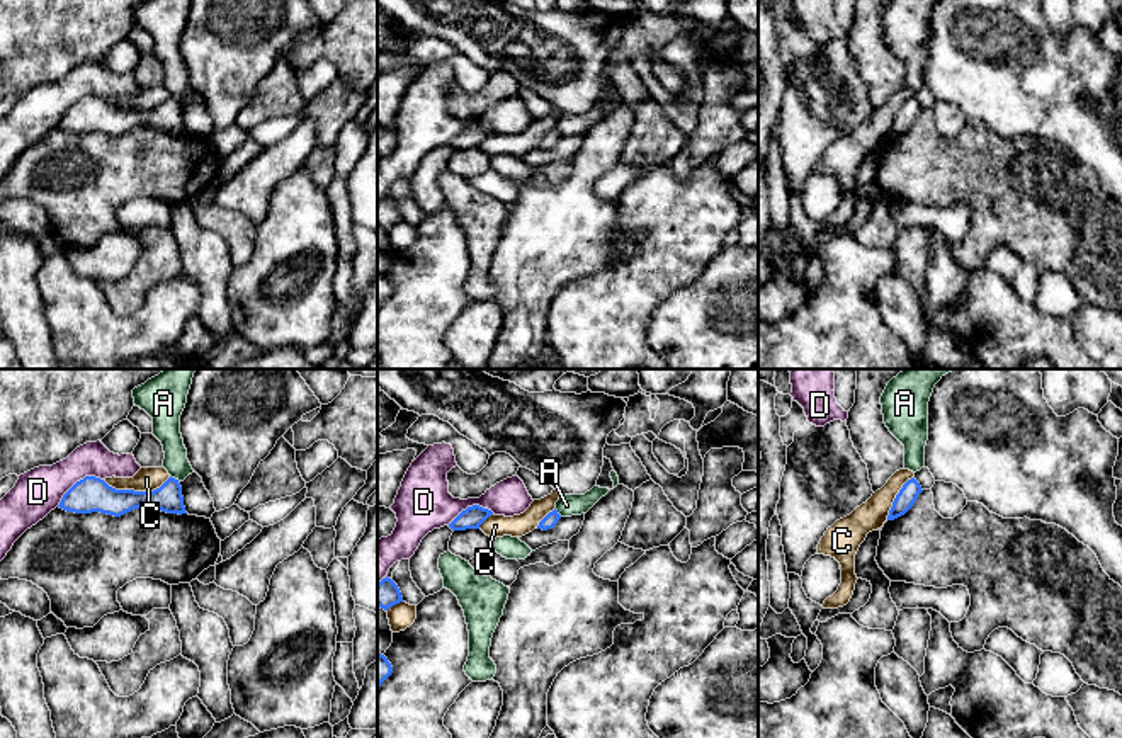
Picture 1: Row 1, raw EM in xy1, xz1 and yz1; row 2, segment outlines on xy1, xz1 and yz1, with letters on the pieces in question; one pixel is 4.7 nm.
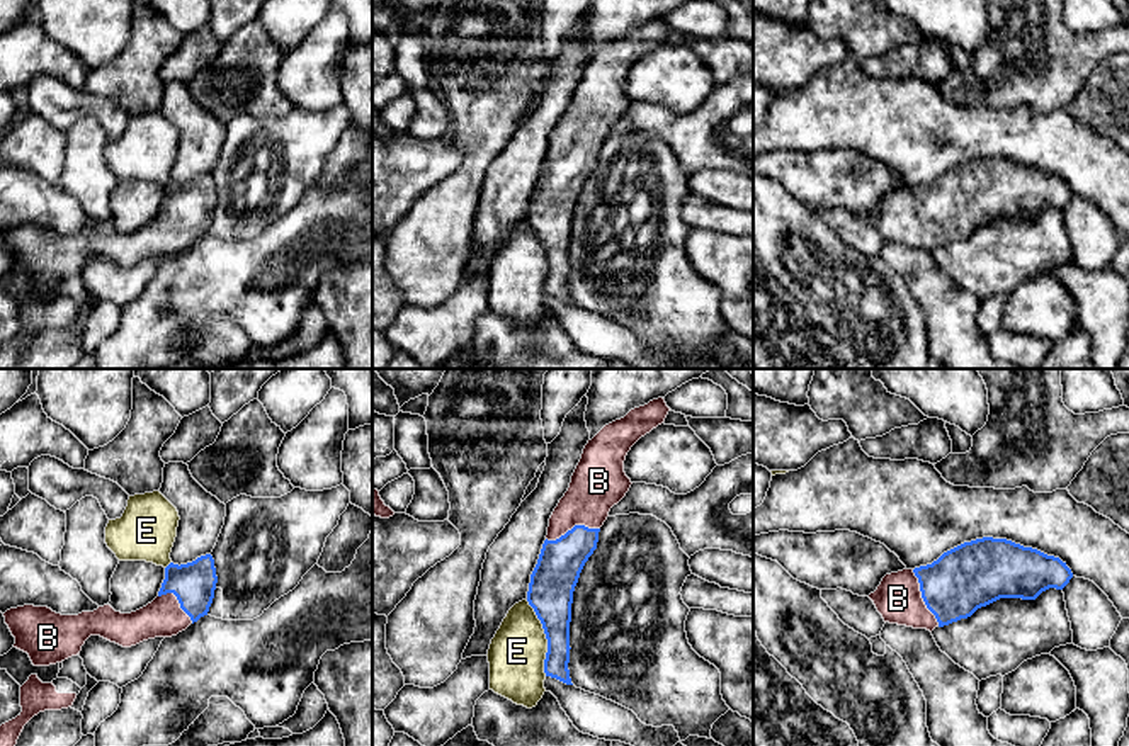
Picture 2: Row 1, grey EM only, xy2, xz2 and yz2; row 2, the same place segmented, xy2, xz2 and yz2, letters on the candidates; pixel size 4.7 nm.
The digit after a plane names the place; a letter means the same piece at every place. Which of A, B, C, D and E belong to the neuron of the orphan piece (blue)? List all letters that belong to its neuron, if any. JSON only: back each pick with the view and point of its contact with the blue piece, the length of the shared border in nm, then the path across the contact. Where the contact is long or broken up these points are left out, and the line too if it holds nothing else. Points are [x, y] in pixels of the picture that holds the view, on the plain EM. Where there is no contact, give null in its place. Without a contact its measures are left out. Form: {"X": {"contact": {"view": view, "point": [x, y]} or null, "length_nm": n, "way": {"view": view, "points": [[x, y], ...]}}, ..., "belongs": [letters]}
{"B": {"contact": {"view": "yz2", "point": [922, 216]}, "length_nm": 300}, "belongs": ["B"]}

